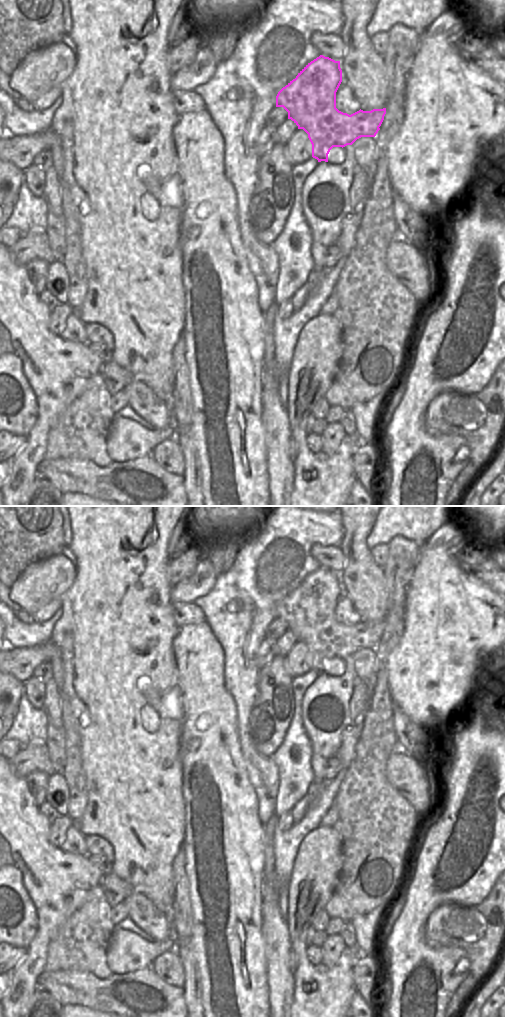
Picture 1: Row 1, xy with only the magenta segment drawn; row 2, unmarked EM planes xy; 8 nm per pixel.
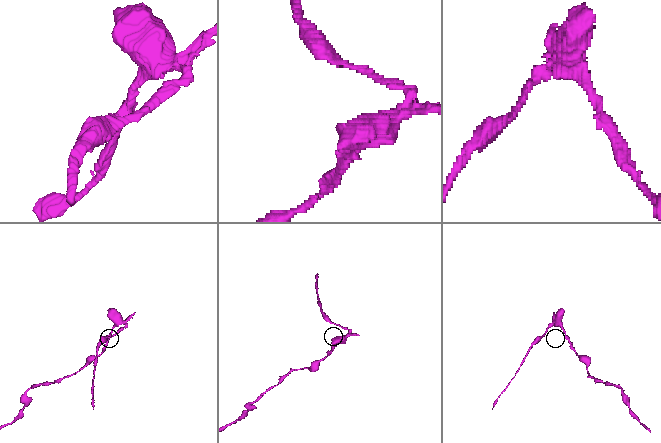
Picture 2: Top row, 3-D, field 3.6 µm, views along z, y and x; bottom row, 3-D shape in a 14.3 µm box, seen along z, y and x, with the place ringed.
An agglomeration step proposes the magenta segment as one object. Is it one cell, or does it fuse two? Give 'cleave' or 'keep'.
cleave

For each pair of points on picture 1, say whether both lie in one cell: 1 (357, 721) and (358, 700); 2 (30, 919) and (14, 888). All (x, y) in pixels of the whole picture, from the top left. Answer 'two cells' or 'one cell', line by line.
1: one cell
2: one cell

